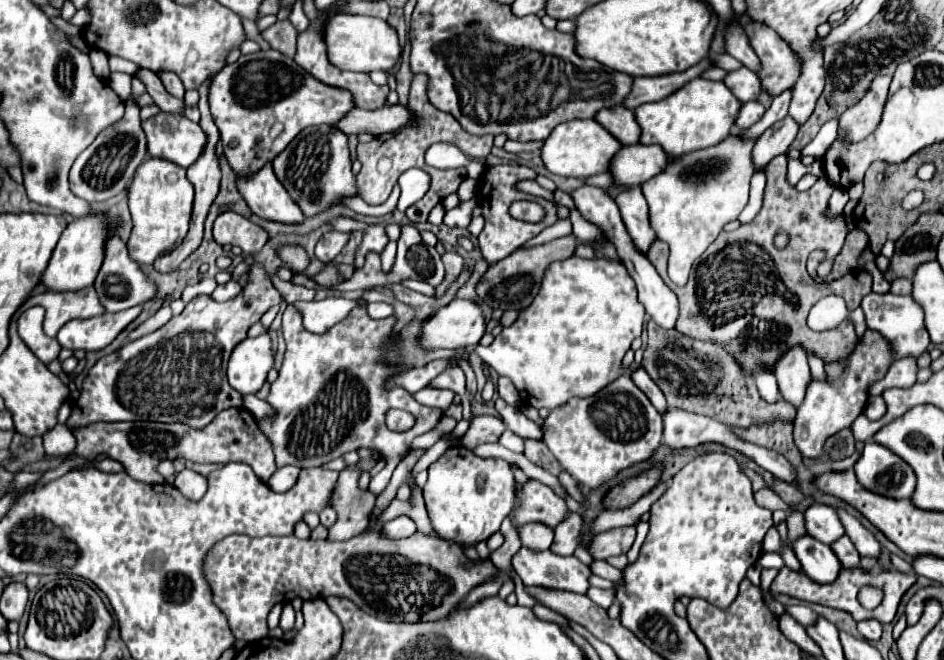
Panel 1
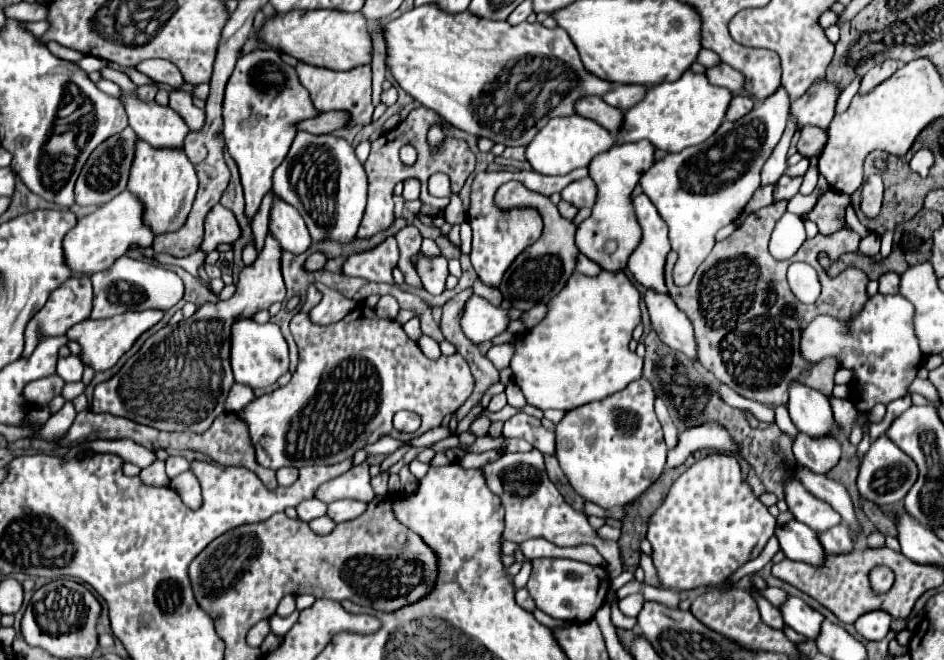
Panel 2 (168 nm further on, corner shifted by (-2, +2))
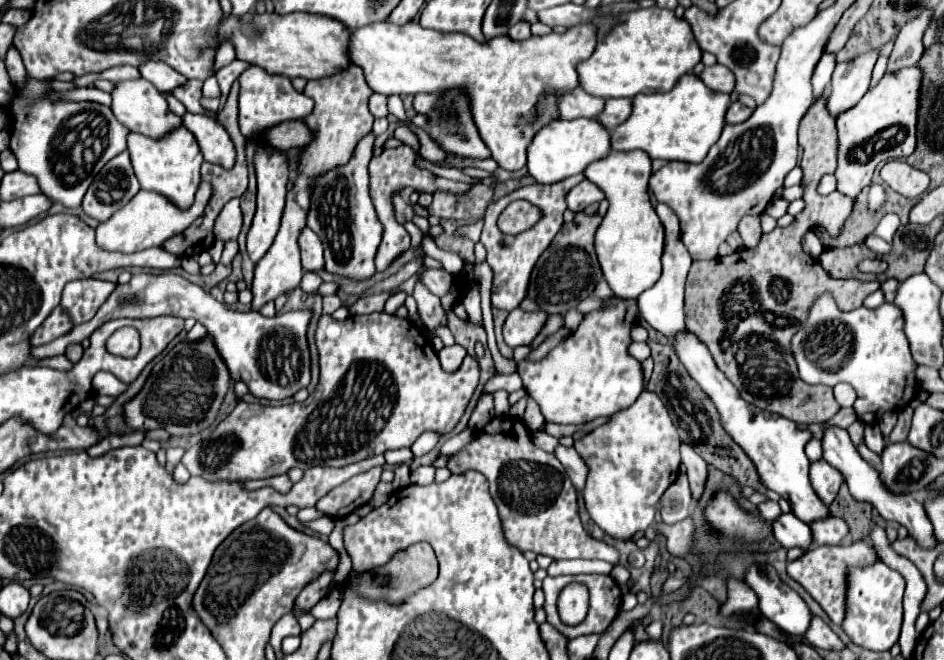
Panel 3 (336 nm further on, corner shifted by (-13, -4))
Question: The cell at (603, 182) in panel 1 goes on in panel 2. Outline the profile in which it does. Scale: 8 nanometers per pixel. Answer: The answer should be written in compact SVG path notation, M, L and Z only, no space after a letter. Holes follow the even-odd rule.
M587 168L575 169L564 176L543 176L537 172L481 172L481 174L477 174L471 184L471 206L467 210L467 222L473 228L471 264L473 264L479 280L491 288L499 288L505 270L513 264L513 260L527 246L531 246L541 236L541 230L543 230L543 220L535 210L521 208L521 210L501 212L495 206L493 196L501 184L505 184L509 180L517 180L517 182L525 184L525 188L531 188L531 192L551 196L555 192L561 192L569 182L587 176L589 176Z

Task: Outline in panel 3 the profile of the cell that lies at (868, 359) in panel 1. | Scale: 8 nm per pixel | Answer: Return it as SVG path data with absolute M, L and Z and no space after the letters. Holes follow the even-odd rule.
M816 460L810 464L810 482L812 482L816 494L826 504L830 504L836 498L838 488L844 482L844 476L840 474L840 470L830 466L826 460Z

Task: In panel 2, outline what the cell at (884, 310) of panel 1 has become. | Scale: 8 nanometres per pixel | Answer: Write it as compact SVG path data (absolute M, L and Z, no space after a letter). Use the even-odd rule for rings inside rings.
M875 294L867 300L863 310L853 316L849 322L843 322L833 316L815 316L801 332L801 356L807 364L819 364L823 358L835 358L839 368L847 368L853 372L853 388L859 392L859 400L855 402L857 412L869 412L875 404L889 404L907 394L909 384L915 380L919 366L923 364L923 354L919 350L919 342L913 334L913 304L903 296L883 296Z

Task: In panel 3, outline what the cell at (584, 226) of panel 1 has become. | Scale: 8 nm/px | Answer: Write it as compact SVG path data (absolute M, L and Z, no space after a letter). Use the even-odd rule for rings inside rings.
M644 150L610 152L608 158L594 162L584 172L584 176L606 194L606 200L610 204L606 216L602 218L602 226L598 226L596 230L594 248L608 286L620 298L638 298L642 290L648 290L648 286L652 286L656 278L660 278L664 228L650 204L650 174L652 160Z

